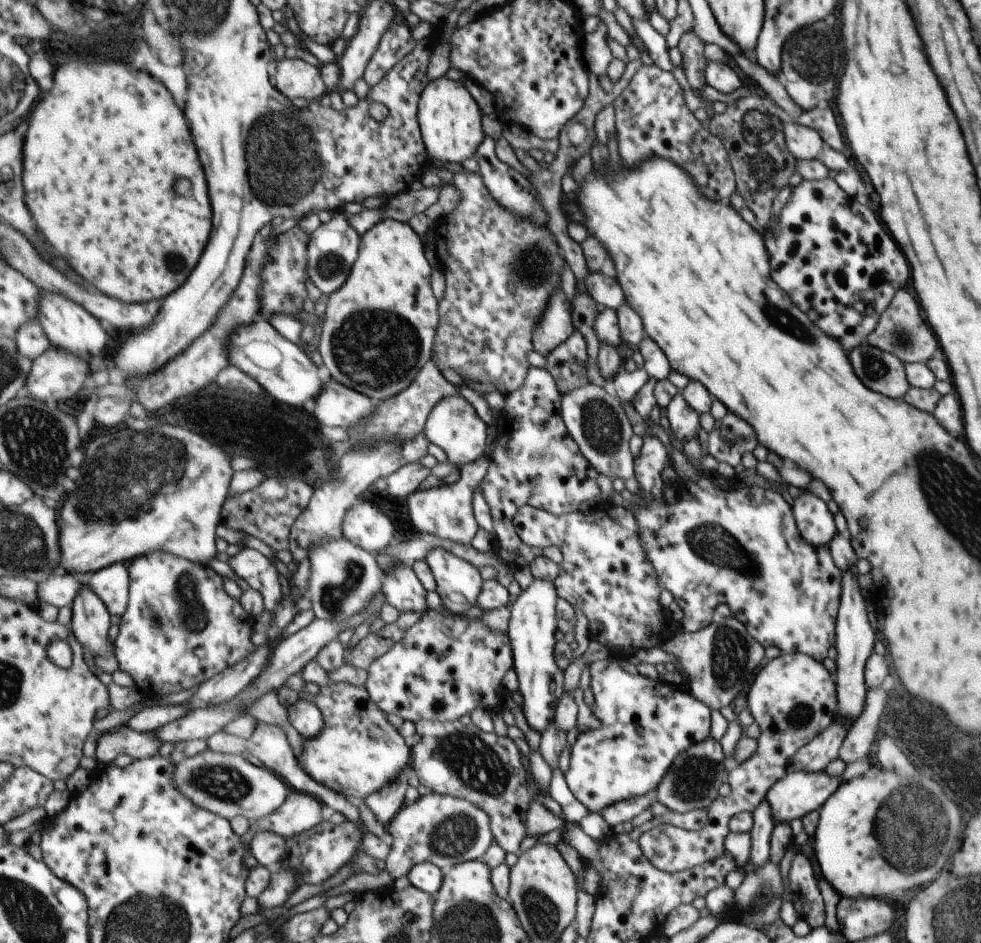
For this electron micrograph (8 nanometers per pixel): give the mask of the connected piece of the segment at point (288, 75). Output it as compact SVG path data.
M284 57L273 69L273 83L291 100L305 98L314 105L325 96L325 93L329 92L322 70L302 58Z

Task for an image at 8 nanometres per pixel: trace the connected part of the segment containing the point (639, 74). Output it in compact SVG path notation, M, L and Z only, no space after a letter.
M643 65L637 70L628 85L615 99L615 129L617 154L627 168L629 160L659 157L681 167L695 182L707 200L729 206L730 196L736 190L736 180L731 168L729 154L722 141L711 132L705 132L700 122L687 110L681 88L670 72L657 66Z

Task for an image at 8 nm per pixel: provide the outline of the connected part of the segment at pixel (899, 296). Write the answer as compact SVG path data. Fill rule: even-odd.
M903 289L895 292L894 298L890 300L890 304L886 310L882 312L878 324L866 336L865 343L883 352L891 353L903 364L926 363L933 356L933 352L937 350L937 340L931 334L929 326L923 322L915 298L907 290Z

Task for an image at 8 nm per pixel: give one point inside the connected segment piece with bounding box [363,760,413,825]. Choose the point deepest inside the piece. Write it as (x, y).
(384, 803)

